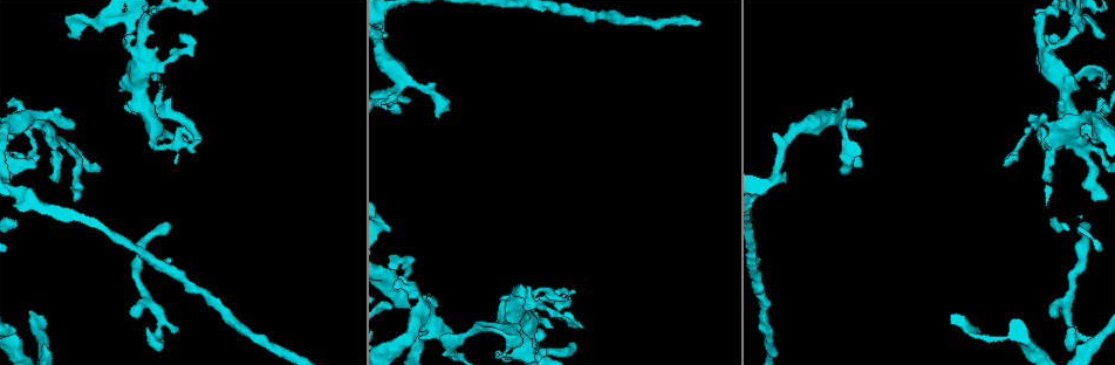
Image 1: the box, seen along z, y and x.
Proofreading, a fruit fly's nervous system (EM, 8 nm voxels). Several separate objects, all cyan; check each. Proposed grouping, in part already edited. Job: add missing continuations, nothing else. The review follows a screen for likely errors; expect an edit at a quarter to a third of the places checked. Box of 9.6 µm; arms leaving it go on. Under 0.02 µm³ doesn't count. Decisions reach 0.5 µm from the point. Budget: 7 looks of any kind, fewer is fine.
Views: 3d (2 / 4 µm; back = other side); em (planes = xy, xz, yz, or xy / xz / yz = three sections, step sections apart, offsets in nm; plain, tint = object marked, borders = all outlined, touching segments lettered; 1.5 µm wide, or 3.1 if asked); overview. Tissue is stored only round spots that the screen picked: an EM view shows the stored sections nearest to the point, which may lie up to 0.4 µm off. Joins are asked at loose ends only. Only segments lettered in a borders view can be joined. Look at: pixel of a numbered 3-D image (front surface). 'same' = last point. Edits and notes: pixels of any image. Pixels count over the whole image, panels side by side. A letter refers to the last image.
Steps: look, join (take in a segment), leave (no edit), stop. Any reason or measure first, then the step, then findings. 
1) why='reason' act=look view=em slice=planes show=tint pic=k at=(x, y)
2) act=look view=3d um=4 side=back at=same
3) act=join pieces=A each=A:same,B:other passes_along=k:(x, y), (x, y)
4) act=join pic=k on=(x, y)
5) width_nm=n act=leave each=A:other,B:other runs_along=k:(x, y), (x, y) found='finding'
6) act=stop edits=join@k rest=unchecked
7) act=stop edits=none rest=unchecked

why='branch stops here' act=look view=3d um=4 pic=1 at=(1034, 115)

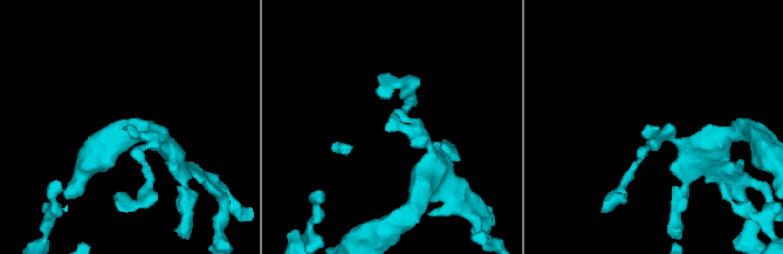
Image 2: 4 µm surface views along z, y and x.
act=look view=em slice=planes show=tint pic=2 at=(648, 127)

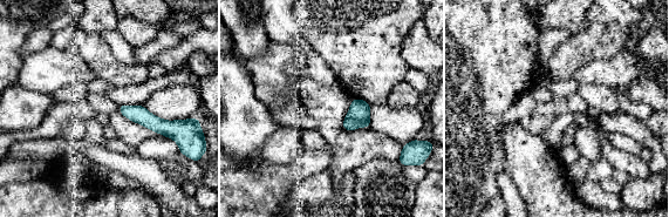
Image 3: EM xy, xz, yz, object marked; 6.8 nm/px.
why='see the neighbours' act=look view=em slice=planes show=borders at=same

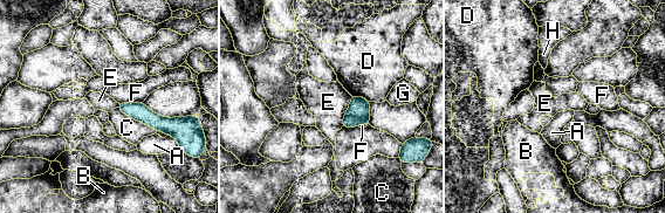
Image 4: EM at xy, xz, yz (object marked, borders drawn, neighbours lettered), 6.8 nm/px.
longest_contact=C:320nm act=leave each=A:other,B:other,C:other,D:other,E:other,F:other,G:other,H:other border=4:(142, 101), (118, 103) found='none of them fits'

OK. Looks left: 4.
why='an open end' act=look view=em slice=planes show=borders pic=1 at=(121, 90)

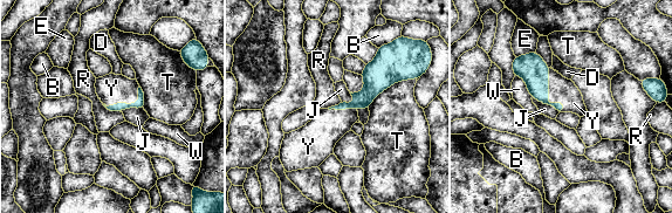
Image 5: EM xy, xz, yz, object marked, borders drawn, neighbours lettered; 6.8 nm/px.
act=join pieces=Y each=B:other,D:other,E:other,J:other,R:other,T:other,W:other,Y:same found='it goes on there'

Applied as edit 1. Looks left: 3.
why='branch stops here' act=look view=3d um=4 pic=1 at=(1075, 326)

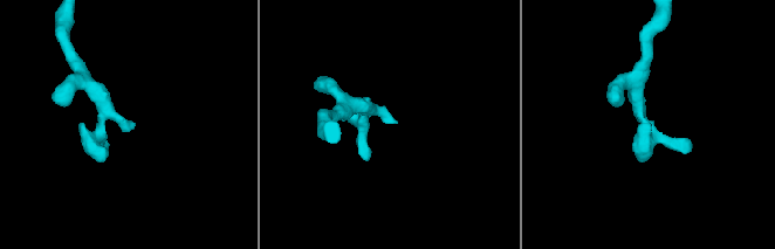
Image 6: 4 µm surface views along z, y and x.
act=look view=em slice=xy step=4 show=borders pic=6 at=(653, 122)

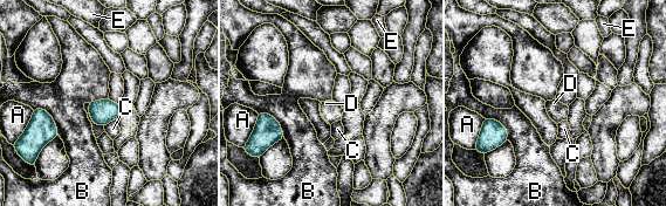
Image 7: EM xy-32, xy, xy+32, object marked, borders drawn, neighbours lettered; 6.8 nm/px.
why='cut it another way' act=look view=em slice=planes show=borders at=same

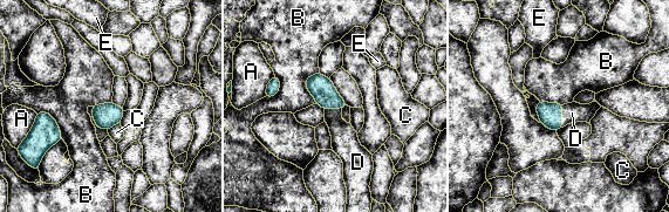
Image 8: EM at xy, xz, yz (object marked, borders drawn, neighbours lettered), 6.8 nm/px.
act=join pieces=D each=A:other,B:other,C:other,D:same,E:other found='it goes on there'

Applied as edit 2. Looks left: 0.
act=stop edits=join@5,join@8 rest=unchecked

